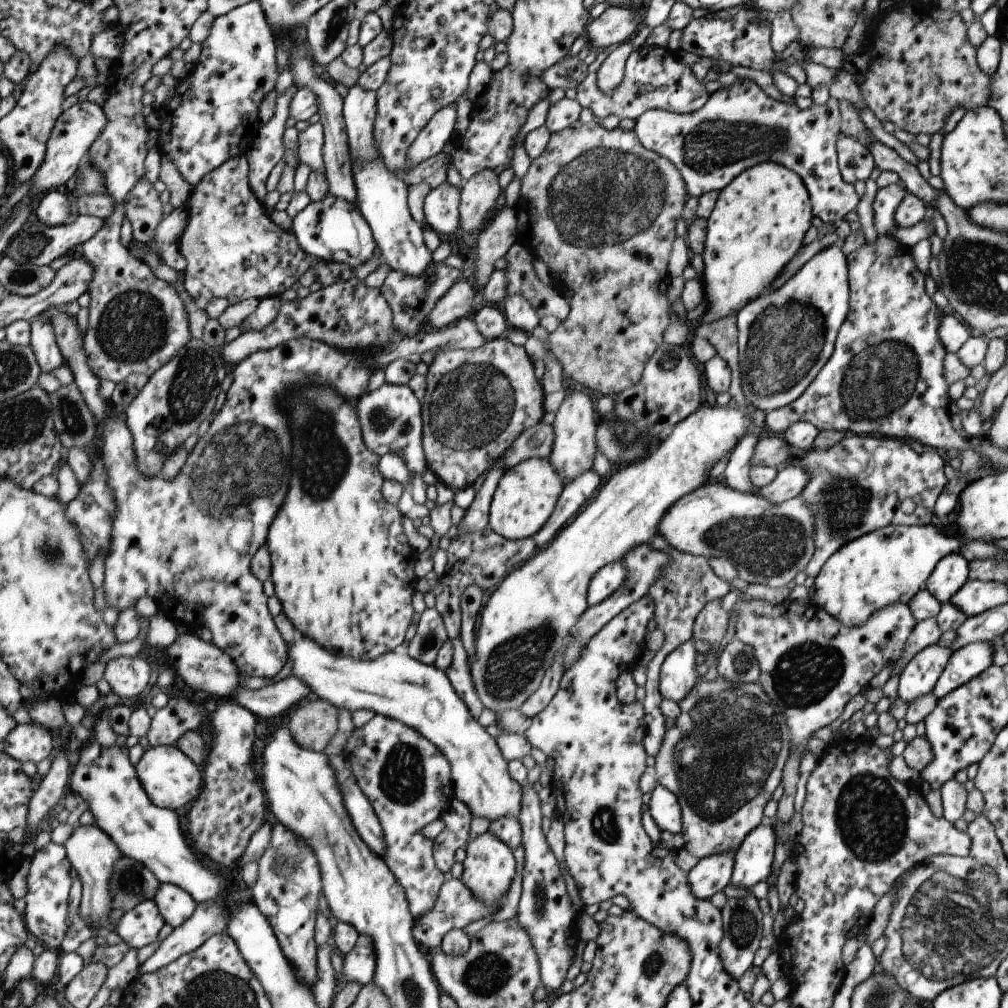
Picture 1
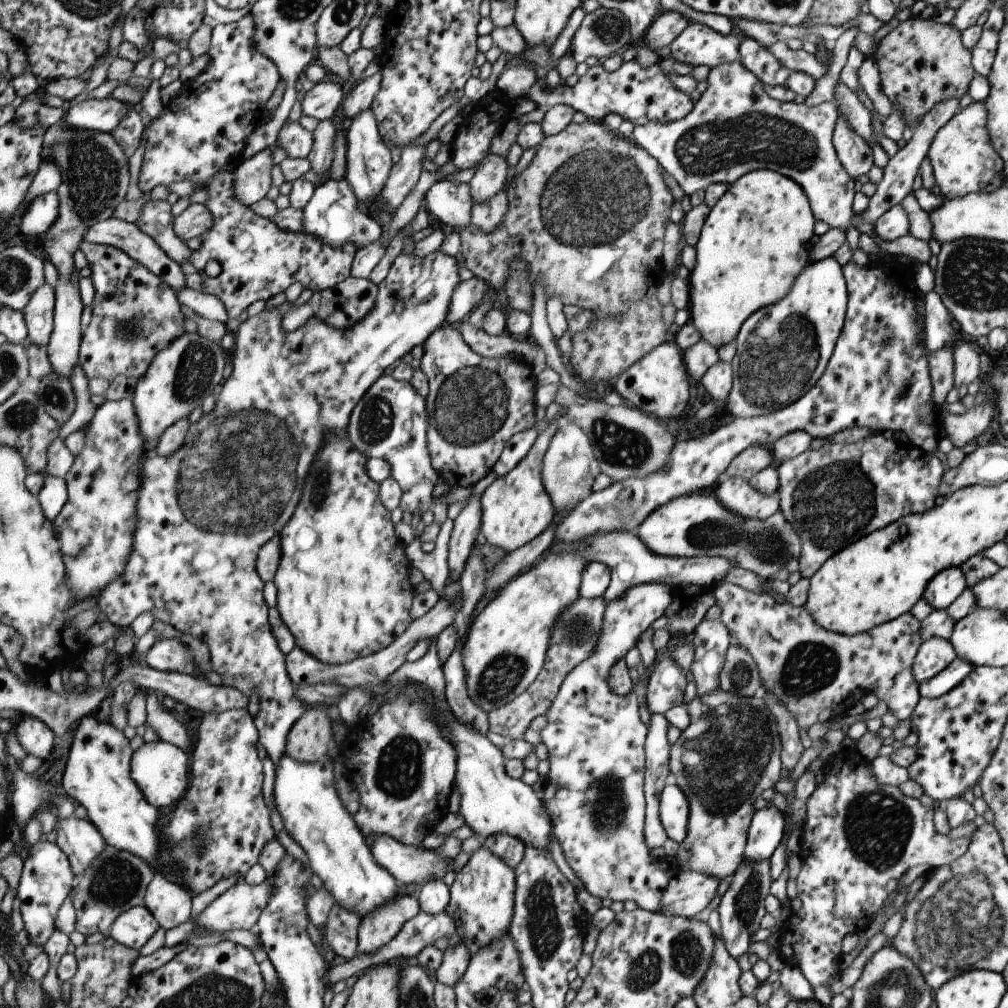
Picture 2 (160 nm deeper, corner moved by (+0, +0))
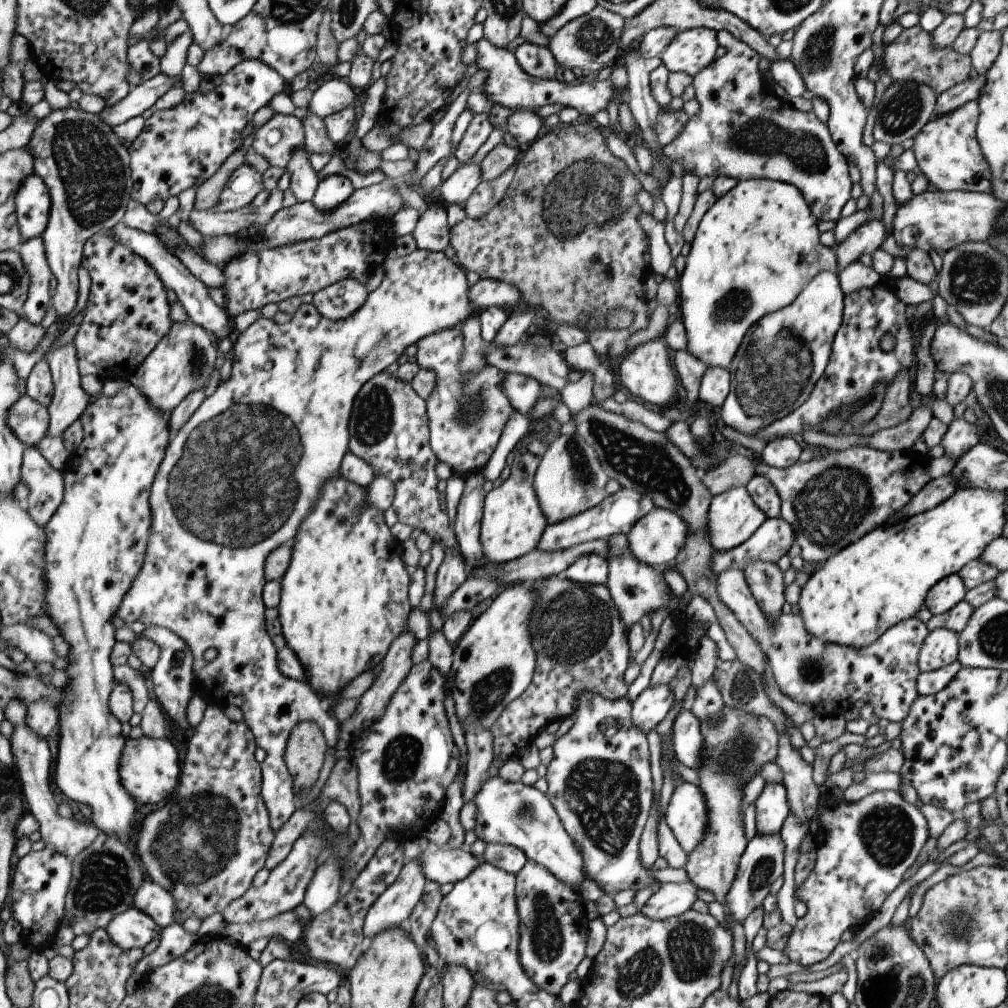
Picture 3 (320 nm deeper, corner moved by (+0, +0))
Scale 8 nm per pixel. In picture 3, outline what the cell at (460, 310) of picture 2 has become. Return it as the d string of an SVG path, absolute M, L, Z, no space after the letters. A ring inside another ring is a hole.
M480 279L467 290L467 302L471 310L476 313L490 307L511 306L519 301L519 292L505 282Z

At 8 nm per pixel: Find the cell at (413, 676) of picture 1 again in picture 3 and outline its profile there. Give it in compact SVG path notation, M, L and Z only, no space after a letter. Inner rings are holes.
M487 776L471 804L475 806L473 833L478 840L515 846L524 853L526 860L543 866L557 880L577 890L581 880L585 879L581 856L577 854L571 838L565 834L549 800L533 785L525 785L520 781L503 782L499 776Z

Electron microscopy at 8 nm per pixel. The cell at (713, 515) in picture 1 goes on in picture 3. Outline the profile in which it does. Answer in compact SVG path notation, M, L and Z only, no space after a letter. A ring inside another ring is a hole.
M654 507L631 526L626 540L630 554L638 562L660 569L663 565L669 565L674 561L677 552L685 546L687 534L689 534L689 524L685 522L685 518L681 518L679 514L671 510Z

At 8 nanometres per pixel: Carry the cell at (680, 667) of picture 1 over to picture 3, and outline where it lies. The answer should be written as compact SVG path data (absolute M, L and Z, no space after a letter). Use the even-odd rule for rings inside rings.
M655 684L642 690L631 703L631 722L645 735L663 720L673 706L670 684Z

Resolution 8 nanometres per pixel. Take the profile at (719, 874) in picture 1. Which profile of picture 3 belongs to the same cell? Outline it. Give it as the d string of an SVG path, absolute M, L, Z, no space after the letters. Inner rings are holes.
M693 882L663 883L651 894L639 912L649 920L667 919L687 912L697 900L699 890Z

